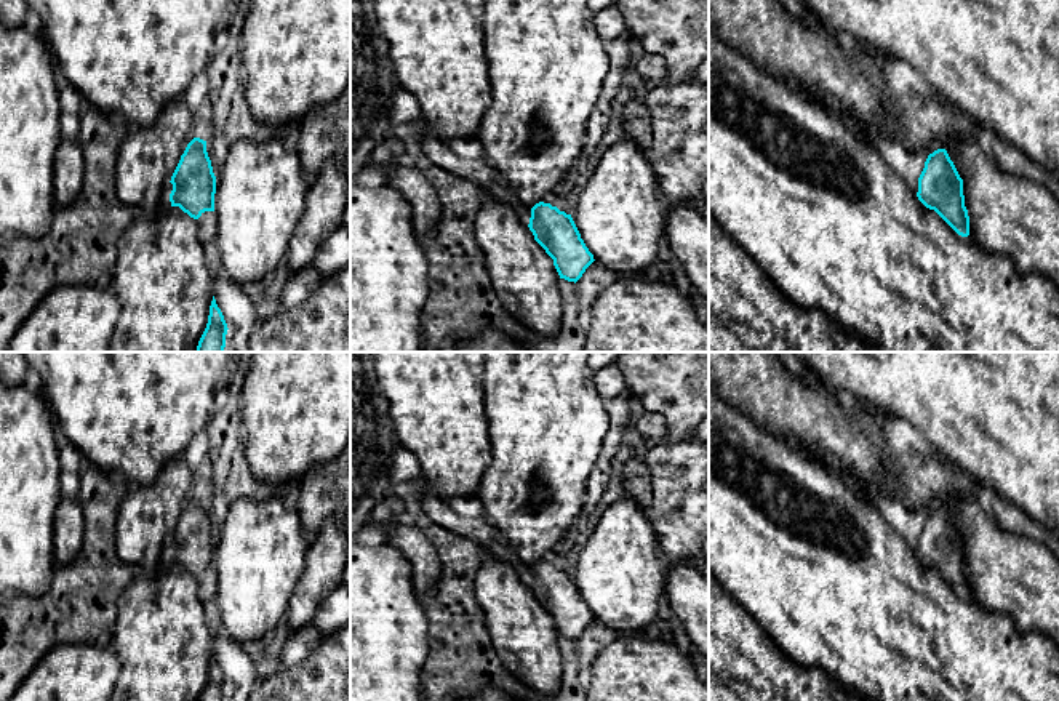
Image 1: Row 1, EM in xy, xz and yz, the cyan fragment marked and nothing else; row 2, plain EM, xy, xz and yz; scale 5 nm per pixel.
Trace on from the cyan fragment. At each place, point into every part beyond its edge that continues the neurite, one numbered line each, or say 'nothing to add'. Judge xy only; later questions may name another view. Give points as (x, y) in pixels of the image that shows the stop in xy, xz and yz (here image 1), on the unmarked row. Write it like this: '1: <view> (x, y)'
1: xy (163, 564)

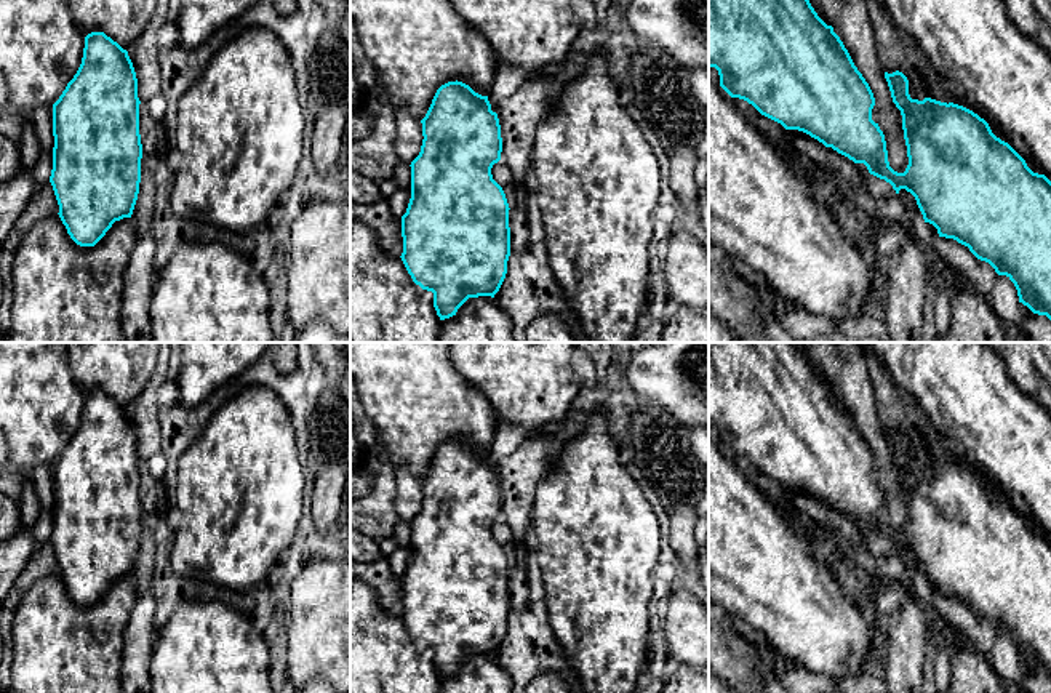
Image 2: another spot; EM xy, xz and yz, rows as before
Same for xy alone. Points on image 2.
nothing to add

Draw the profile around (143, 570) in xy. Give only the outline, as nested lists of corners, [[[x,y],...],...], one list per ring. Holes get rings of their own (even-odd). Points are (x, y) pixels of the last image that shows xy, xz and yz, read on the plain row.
[[[142,509],[141,541],[131,573],[138,586],[136,605],[123,637],[122,680],[125,693],[152,693],[149,664],[157,634],[155,597],[149,581],[155,567],[155,517]]]

